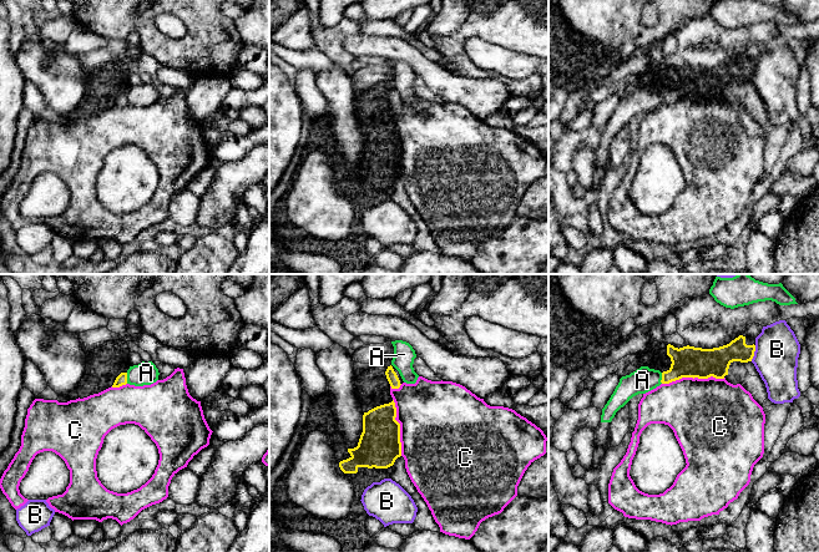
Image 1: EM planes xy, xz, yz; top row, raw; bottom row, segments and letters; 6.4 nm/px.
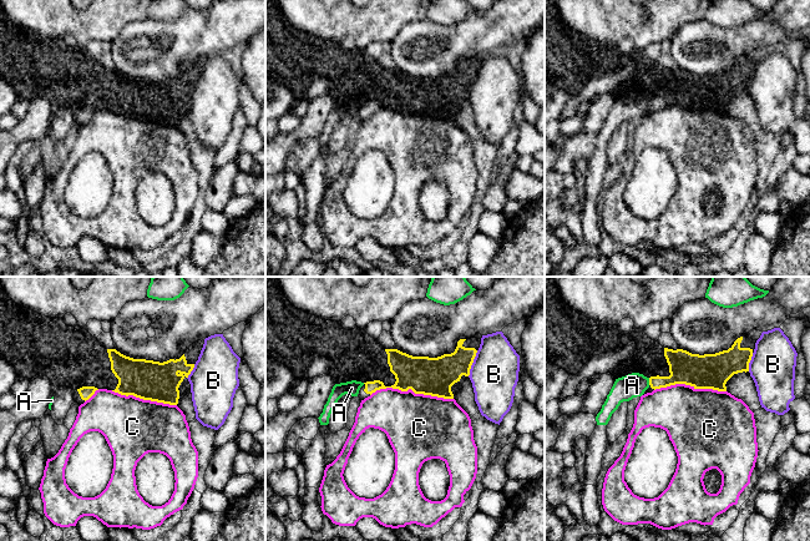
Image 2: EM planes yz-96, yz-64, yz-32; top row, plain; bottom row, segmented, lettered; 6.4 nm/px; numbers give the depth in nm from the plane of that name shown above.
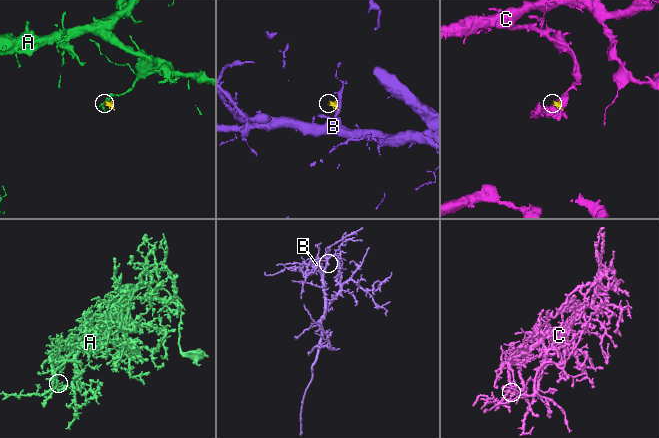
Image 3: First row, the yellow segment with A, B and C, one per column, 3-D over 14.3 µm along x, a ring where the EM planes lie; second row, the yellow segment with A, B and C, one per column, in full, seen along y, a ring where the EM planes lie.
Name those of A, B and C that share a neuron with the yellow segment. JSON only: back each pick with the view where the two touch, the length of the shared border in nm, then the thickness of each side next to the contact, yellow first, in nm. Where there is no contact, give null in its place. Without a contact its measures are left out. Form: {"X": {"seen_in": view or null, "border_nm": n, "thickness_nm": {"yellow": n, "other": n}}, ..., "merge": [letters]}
{"merge": []}

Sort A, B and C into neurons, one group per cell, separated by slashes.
A / B / C

